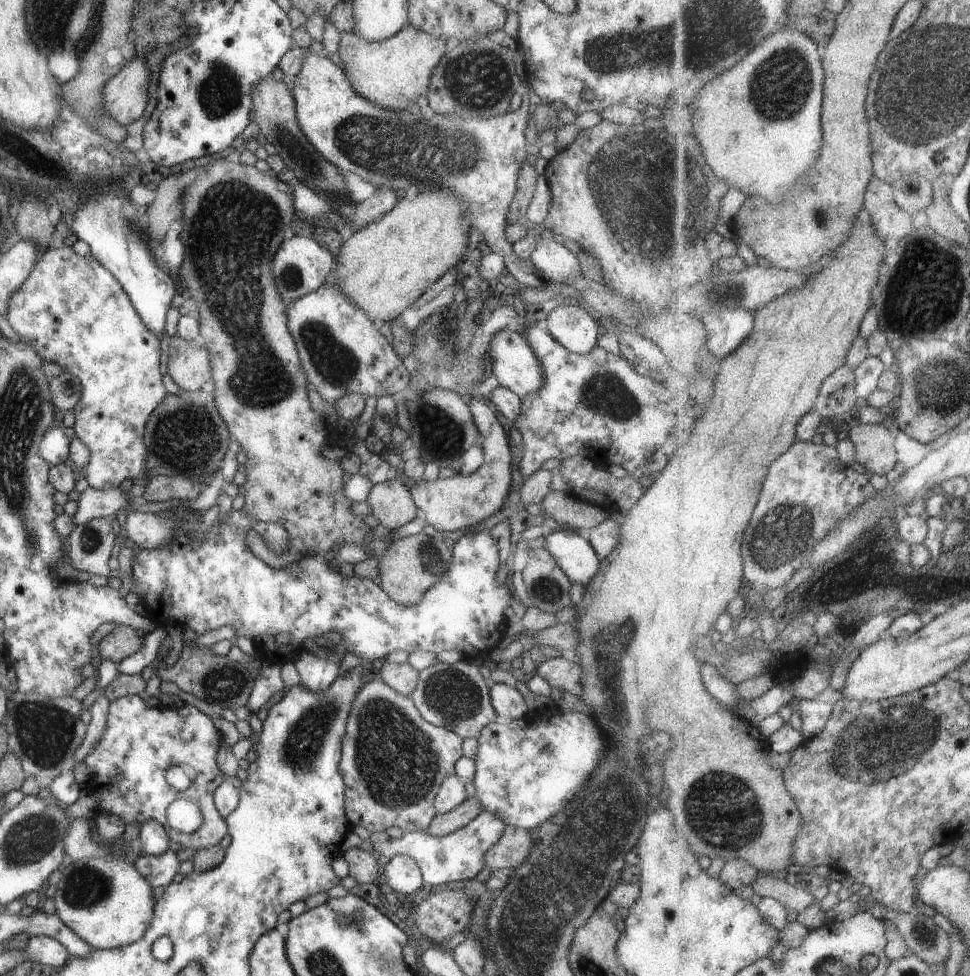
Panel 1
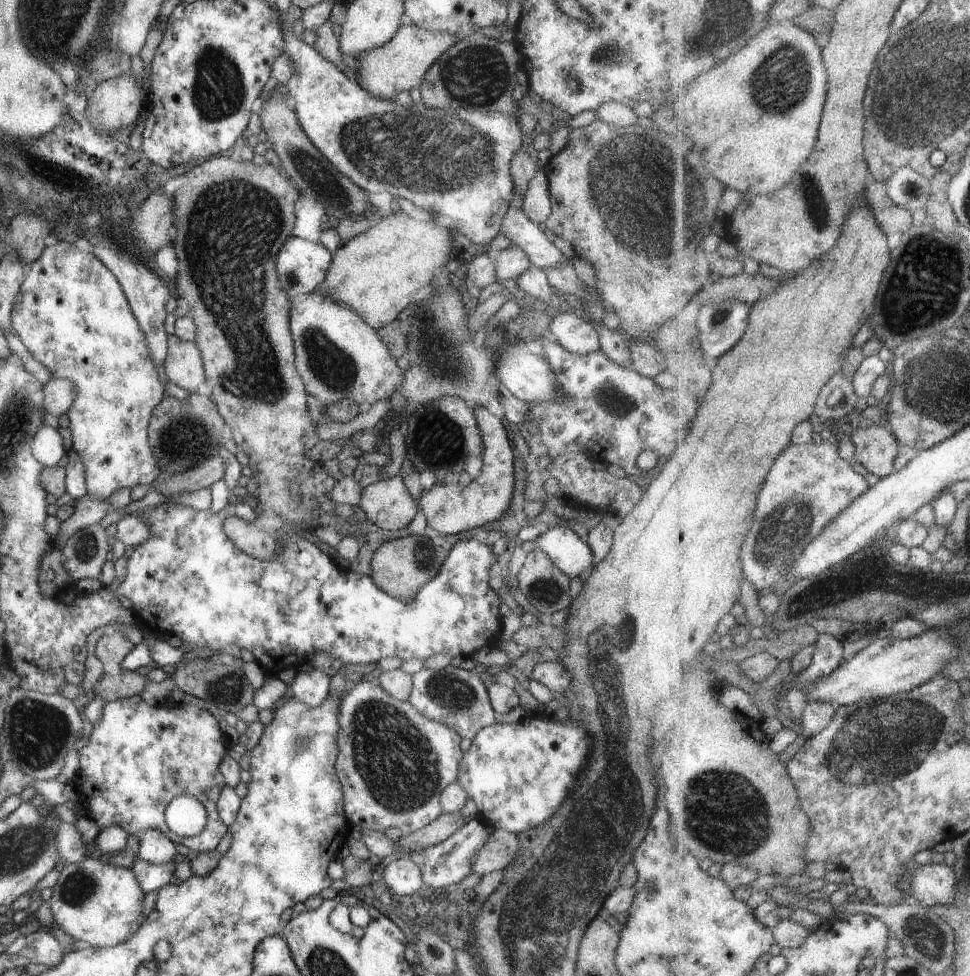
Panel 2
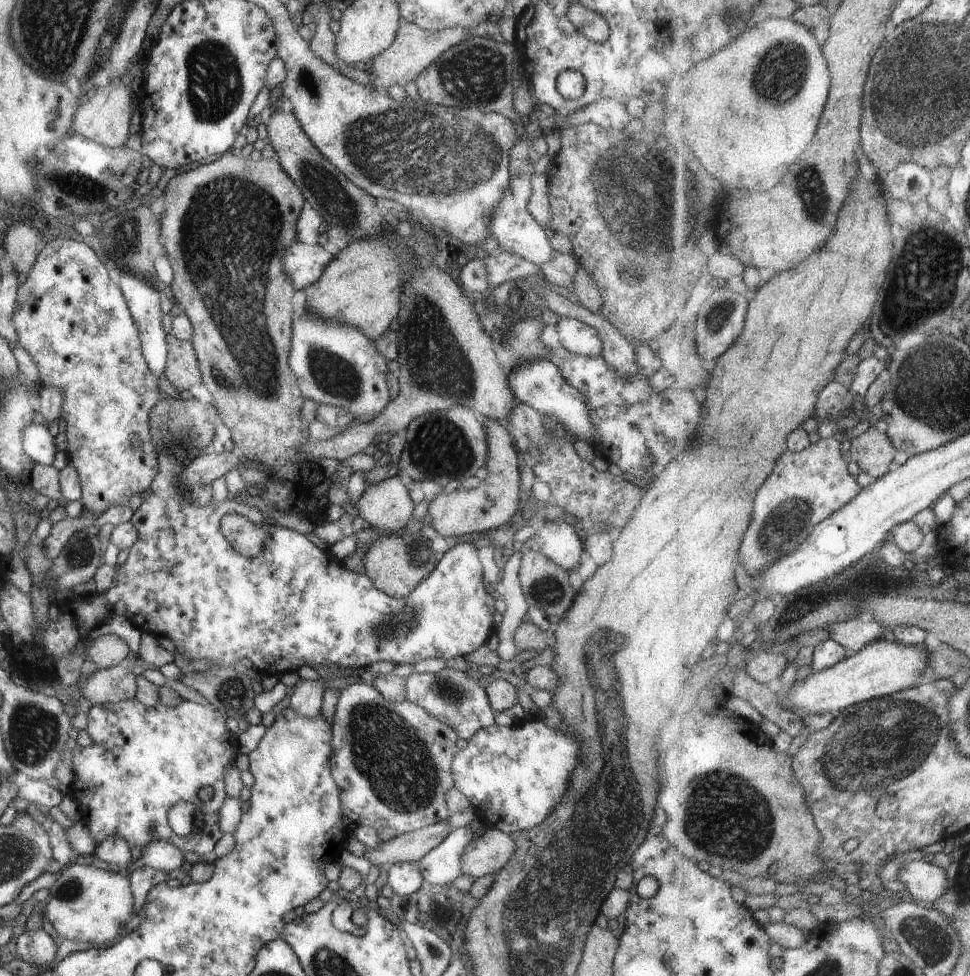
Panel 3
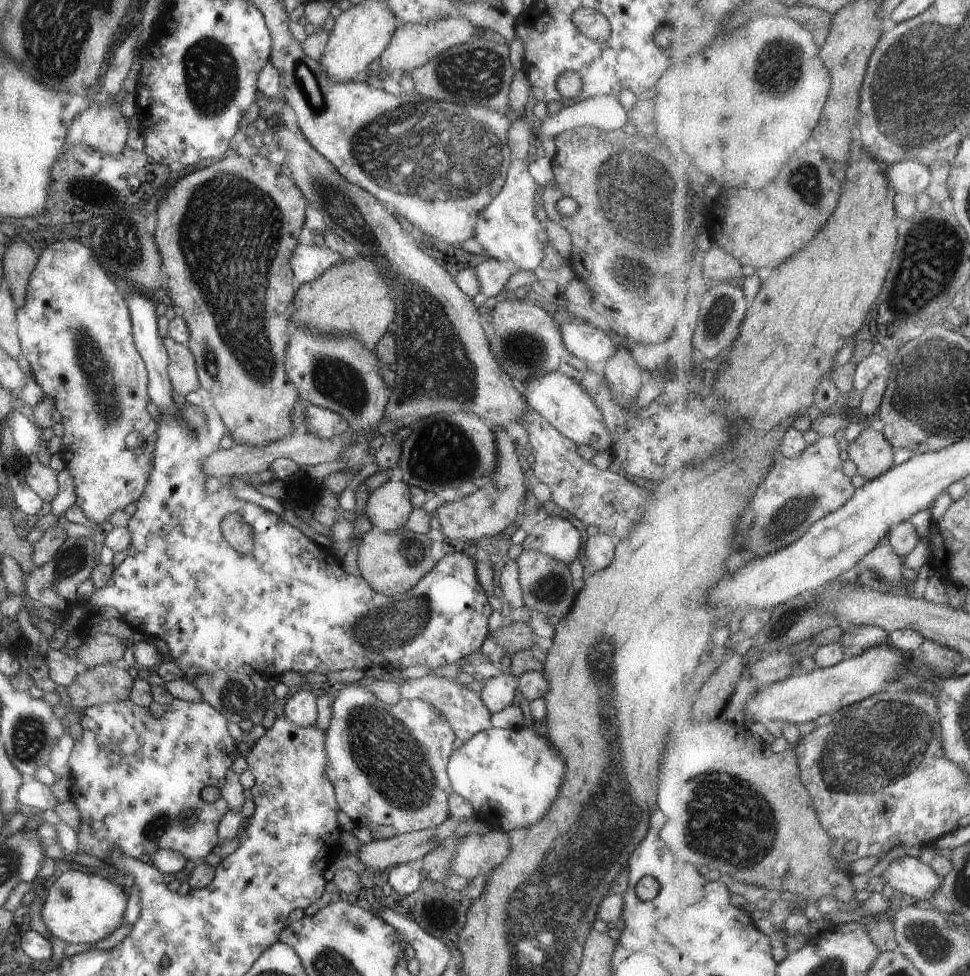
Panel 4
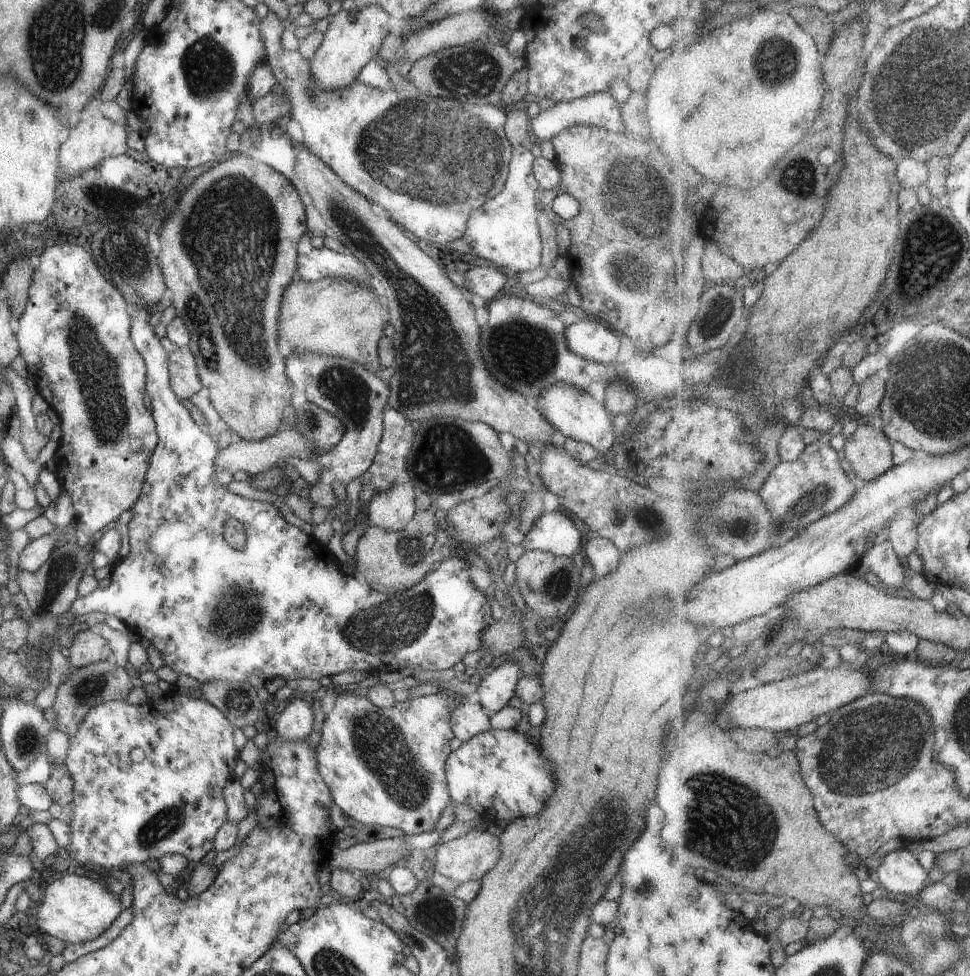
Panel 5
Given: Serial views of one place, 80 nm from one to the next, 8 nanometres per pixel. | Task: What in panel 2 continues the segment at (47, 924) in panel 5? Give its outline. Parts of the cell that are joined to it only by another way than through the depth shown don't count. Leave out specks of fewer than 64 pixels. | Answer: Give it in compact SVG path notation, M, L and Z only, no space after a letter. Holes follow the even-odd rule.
M90 855L76 863L65 863L51 889L48 901L53 922L82 946L112 947L127 940L140 927L141 902L145 893L141 890L132 869L125 868L119 861L105 863L97 855Z

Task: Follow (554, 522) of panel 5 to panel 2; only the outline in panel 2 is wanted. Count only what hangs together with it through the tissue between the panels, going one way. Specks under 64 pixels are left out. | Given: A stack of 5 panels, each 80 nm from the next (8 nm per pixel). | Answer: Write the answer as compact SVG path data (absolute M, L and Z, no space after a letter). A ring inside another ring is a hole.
M565 527L548 528L548 531L535 537L535 548L545 553L553 566L569 578L579 576L583 570L595 563L591 551L571 529Z

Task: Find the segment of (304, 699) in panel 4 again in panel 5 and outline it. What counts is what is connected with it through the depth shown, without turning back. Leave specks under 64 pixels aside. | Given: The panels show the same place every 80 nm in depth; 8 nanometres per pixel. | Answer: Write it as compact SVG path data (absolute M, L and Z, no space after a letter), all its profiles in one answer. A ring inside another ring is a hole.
M295 693L291 700L285 702L276 718L276 734L282 739L293 740L307 737L313 724L313 710L311 704L302 699L300 693Z

